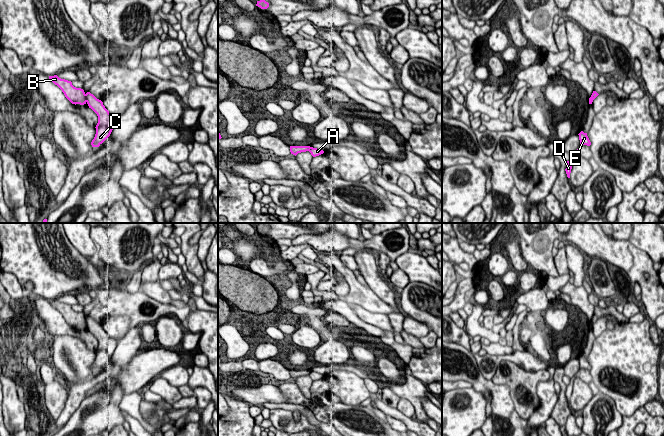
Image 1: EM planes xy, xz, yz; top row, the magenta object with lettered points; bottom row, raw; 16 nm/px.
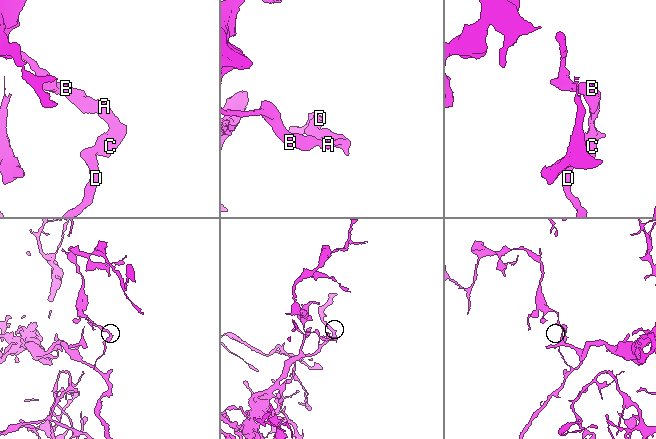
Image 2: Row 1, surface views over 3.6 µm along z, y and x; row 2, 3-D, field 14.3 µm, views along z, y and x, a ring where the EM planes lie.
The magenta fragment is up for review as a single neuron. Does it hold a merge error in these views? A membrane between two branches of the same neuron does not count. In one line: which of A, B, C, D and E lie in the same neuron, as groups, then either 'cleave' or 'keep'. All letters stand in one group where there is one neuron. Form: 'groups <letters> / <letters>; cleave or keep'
groups A C D E / B; cleave

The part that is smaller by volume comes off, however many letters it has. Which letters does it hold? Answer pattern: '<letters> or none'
B

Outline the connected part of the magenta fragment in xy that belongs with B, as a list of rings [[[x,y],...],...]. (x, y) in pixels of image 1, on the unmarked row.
[[[57,299],[49,300],[49,303],[62,314],[72,328],[86,328],[87,324],[83,313],[74,311],[71,305],[61,303]]]

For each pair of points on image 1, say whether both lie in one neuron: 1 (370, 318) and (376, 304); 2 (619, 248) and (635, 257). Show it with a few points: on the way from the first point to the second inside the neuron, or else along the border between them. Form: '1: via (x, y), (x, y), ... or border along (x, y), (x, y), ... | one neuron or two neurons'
1: border along (353, 303), (359, 304), (367, 310), (386, 314) | two neurons
2: via (623, 252), (628, 257), (631, 257) | one neuron

